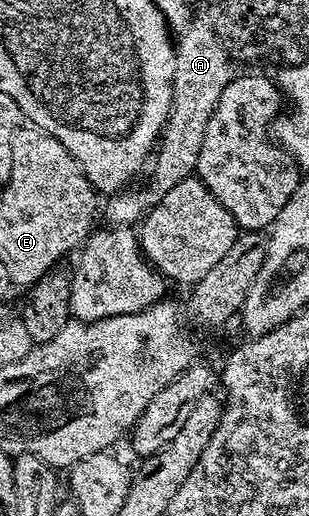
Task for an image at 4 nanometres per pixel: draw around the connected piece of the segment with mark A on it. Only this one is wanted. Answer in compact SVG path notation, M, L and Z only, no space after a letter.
M195 21L175 40L176 68L172 82L172 108L168 114L168 123L159 137L158 146L150 159L148 187L136 187L117 191L103 204L102 215L109 224L117 227L136 225L142 216L154 209L178 181L189 178L196 170L198 153L202 149L202 137L206 133L206 125L218 105L218 97L222 97L222 89L234 78L233 60L221 42L216 43L212 32L201 27Z

